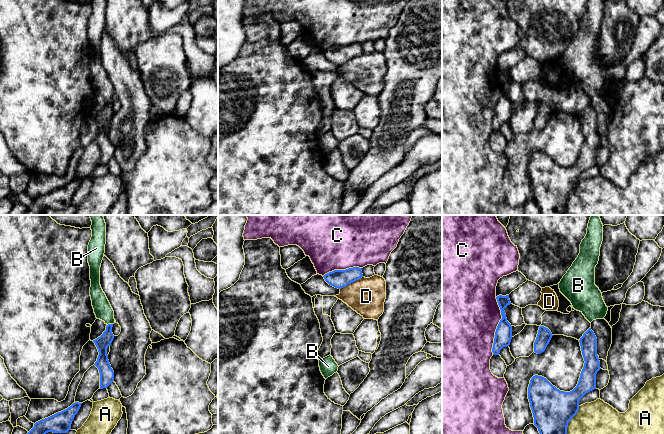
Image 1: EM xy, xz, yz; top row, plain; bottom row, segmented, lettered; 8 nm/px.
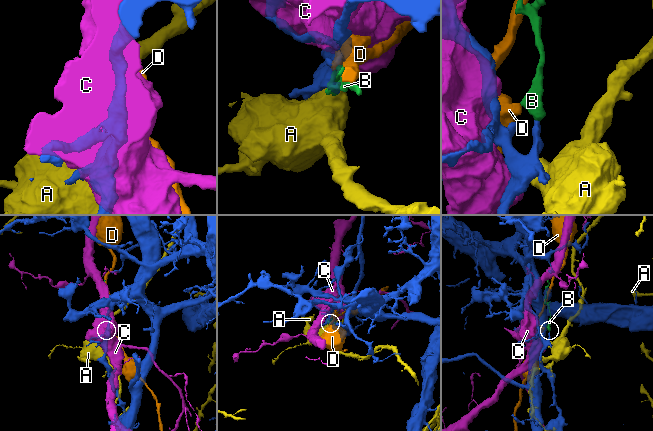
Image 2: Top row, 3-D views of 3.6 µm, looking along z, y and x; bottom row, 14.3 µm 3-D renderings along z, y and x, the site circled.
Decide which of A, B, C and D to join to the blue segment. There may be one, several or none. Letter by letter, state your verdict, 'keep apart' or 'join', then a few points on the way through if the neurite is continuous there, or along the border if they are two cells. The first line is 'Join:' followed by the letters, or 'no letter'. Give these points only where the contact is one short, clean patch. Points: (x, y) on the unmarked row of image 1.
Join: B
A: keep apart
B: join | across xy (105, 116), (109, 100), (109, 95), (102, 84)
C: keep apart
D: keep apart

